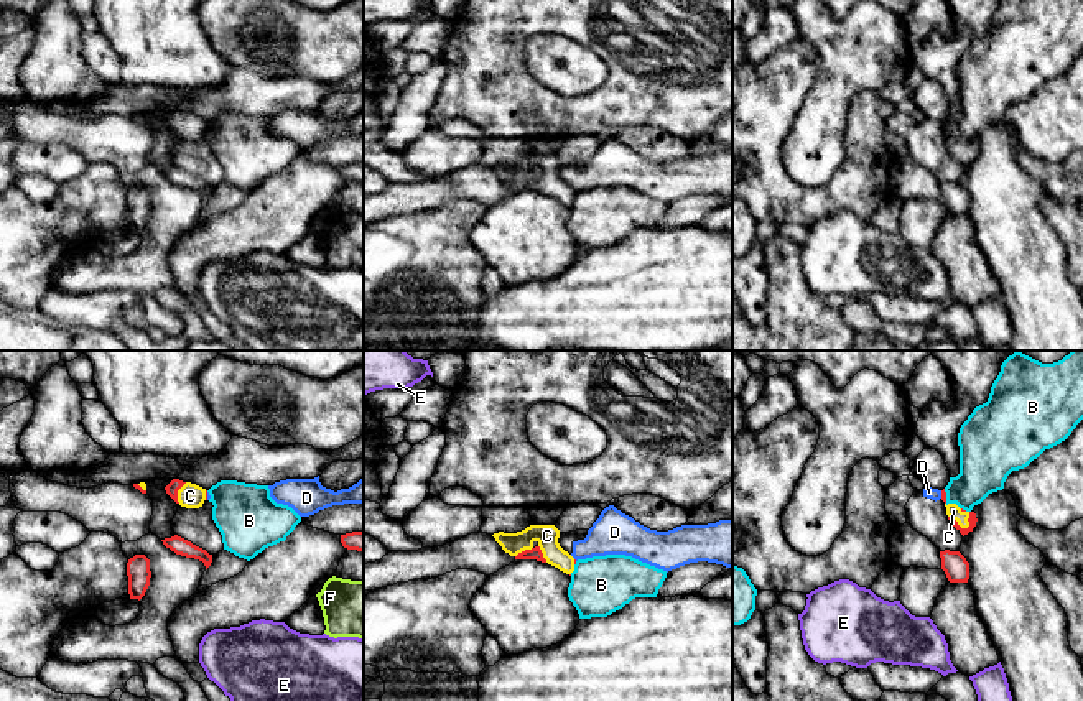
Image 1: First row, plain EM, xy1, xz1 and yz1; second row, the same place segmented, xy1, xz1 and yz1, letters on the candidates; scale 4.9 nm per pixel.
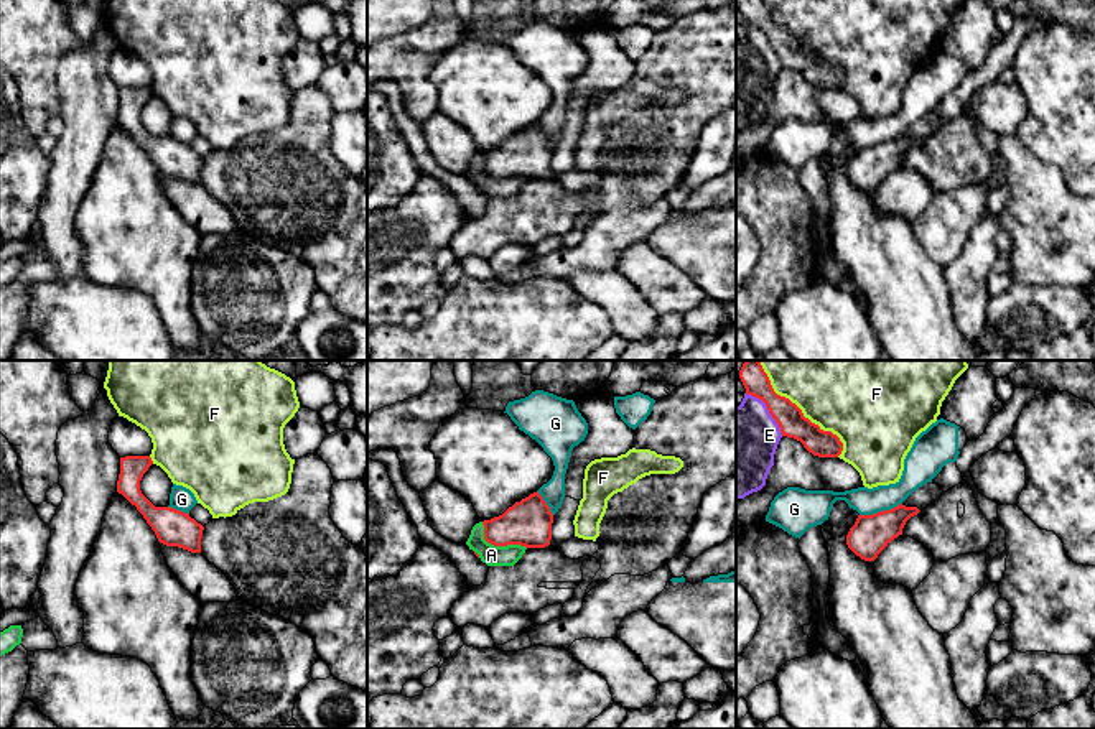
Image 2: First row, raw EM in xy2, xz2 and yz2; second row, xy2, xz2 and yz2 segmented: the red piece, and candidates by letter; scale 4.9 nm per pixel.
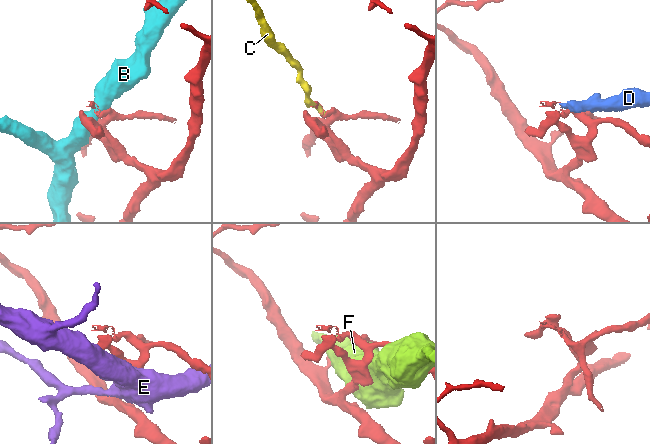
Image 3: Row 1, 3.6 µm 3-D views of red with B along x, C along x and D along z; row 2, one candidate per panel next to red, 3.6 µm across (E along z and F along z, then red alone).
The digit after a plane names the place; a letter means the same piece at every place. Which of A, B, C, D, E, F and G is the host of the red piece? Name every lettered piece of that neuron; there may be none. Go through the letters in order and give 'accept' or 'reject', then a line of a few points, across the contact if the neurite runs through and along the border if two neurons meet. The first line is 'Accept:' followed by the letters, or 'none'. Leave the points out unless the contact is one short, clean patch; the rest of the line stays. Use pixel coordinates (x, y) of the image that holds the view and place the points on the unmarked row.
Accept: C
A: reject; line xz2 (481, 153), (488, 173), (494, 176), (522, 176), (526, 180)
B: reject; line yz1 (943, 120), (947, 134)
C: accept; line yz1 (971, 150), (966, 158), (958, 157), (958, 148), (953, 142)
D: reject; line xy1 (206, 124), (208, 130)
E: reject; line yz2 (746, 23), (764, 35), (782, 66)
F: reject
G: reject; line yz2 (901, 134), (889, 140), (860, 147)

